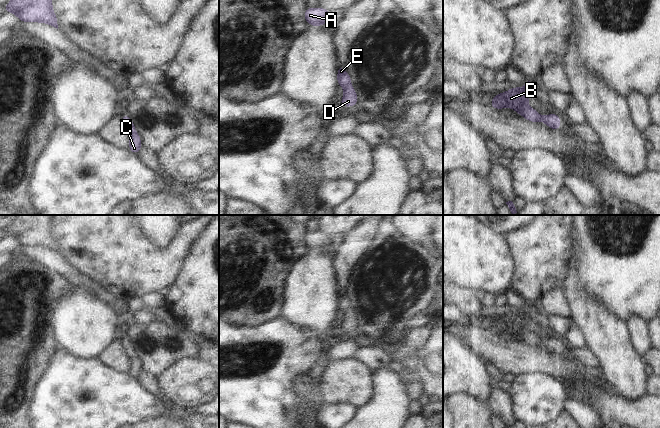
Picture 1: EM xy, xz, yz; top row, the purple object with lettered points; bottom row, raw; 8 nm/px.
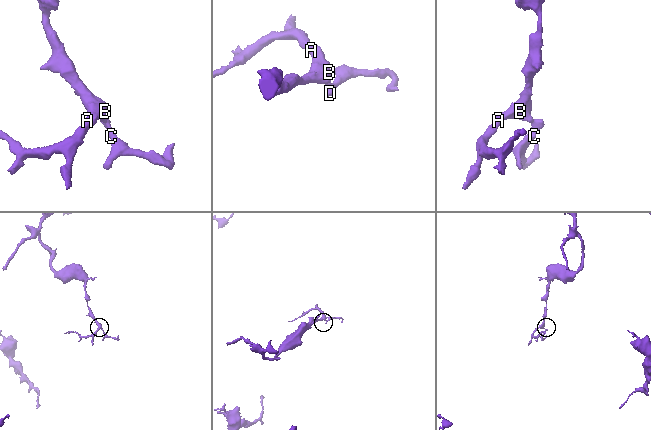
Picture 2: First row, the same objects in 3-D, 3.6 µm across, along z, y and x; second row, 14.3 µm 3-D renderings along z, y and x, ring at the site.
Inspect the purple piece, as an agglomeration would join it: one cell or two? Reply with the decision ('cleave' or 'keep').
keep

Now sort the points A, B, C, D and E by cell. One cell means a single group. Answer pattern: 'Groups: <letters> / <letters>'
Groups: A B C D E

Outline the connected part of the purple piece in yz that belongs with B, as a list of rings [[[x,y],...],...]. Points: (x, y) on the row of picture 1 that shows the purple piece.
[[[527,79],[523,89],[514,86],[507,92],[495,95],[490,105],[494,109],[511,107],[531,122],[540,120],[550,128],[558,130],[561,127],[558,114],[540,116],[536,110],[528,106],[527,100],[531,94],[534,94],[534,85],[531,79]]]

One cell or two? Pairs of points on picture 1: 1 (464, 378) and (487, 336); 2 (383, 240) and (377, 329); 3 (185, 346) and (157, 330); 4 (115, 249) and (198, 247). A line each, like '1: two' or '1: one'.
1: two
2: one
3: one
4: two

